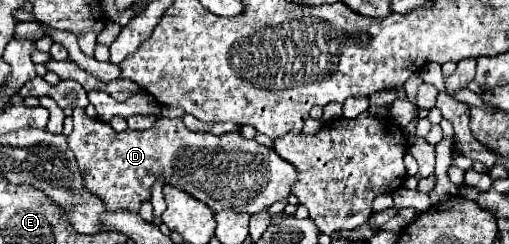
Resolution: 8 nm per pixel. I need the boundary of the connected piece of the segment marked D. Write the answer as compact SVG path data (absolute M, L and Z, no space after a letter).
M78 107L74 109L72 119L74 119L74 129L68 135L68 145L76 155L86 187L90 187L94 195L100 195L100 199L106 201L106 207L110 209L138 211L140 203L150 199L152 183L156 181L158 175L162 175L174 187L180 187L182 191L196 197L198 201L206 203L214 213L232 209L232 211L246 211L254 215L276 201L284 201L290 195L292 185L298 181L298 171L292 167L292 163L284 161L274 149L262 147L256 141L248 141L238 133L226 133L226 135L194 133L186 129L182 119L166 119L166 117L160 117L156 125L146 131L126 129L122 133L116 133L108 123L86 117L86 113Z

